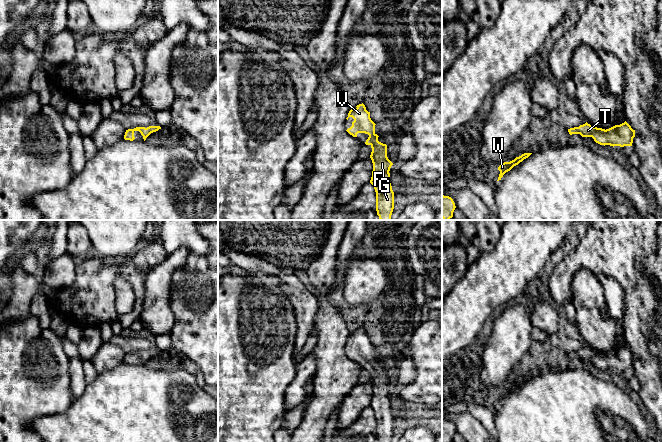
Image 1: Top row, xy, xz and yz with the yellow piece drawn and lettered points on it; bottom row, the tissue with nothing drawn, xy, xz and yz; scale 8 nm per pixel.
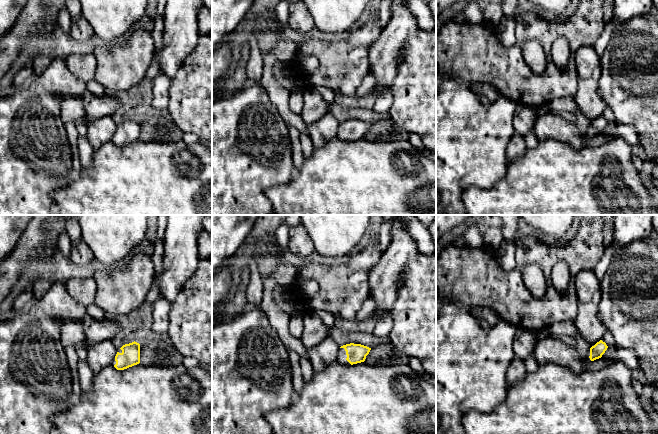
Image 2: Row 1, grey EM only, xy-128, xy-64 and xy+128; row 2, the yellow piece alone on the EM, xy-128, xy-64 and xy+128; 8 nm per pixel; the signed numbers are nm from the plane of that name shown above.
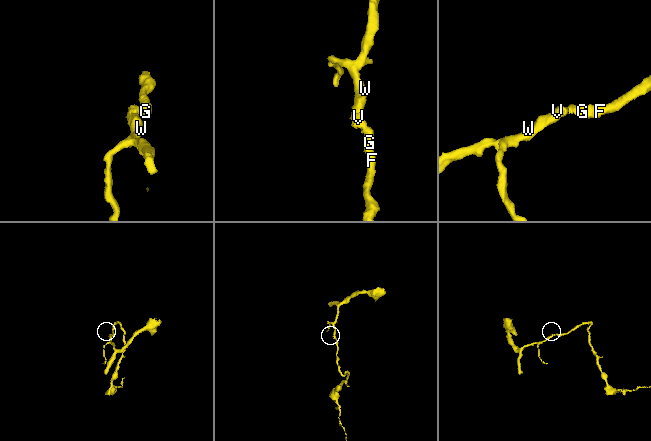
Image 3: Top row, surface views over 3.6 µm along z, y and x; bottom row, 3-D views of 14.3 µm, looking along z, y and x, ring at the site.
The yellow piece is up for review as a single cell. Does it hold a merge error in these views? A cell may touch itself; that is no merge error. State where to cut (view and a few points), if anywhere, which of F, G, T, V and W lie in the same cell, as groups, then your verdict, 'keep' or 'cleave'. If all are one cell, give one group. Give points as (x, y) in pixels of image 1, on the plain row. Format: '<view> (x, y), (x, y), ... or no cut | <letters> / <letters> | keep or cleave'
no cut | F G T V W | keep

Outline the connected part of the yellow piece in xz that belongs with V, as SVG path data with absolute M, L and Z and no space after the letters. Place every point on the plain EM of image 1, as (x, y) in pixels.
M363 327L357 329L356 331L356 333L353 332L348 337L348 341L346 343L348 344L349 341L352 341L354 345L352 346L352 350L346 355L353 361L357 361L358 357L365 357L369 359L365 368L370 369L372 372L370 382L373 387L373 395L370 407L374 410L376 416L377 439L379 442L391 442L394 433L394 416L390 407L389 395L393 387L387 381L387 369L378 365L379 360L375 357L376 348L371 344L370 336L366 334L366 331Z

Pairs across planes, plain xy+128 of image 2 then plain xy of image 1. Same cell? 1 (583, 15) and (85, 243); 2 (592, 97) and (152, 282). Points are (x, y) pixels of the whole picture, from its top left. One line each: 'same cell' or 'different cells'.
1: different cells
2: same cell

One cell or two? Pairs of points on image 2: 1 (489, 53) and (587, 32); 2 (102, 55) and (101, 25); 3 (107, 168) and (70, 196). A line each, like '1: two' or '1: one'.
1: one
2: two
3: one

